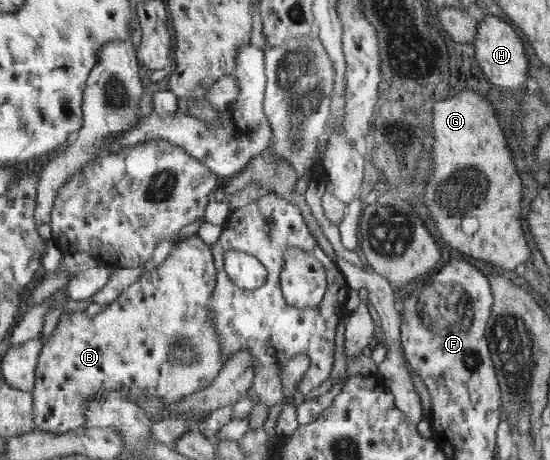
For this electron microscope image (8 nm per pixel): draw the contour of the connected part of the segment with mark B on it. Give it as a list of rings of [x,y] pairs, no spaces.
[[[192,236],[188,239],[176,242],[169,251],[166,259],[159,264],[155,271],[144,273],[133,285],[130,285],[121,293],[120,297],[109,306],[105,307],[99,314],[89,317],[87,313],[71,313],[60,317],[53,335],[45,342],[41,350],[40,363],[36,371],[35,391],[35,429],[43,432],[53,432],[64,434],[85,425],[85,408],[87,404],[101,396],[101,392],[109,390],[111,392],[124,392],[127,396],[135,399],[139,395],[145,397],[160,398],[166,405],[181,402],[185,396],[201,391],[213,384],[213,380],[219,377],[221,370],[225,367],[221,359],[221,337],[216,332],[212,323],[213,313],[209,309],[209,302],[213,299],[217,285],[217,267],[213,261],[211,247],[201,237]]]

